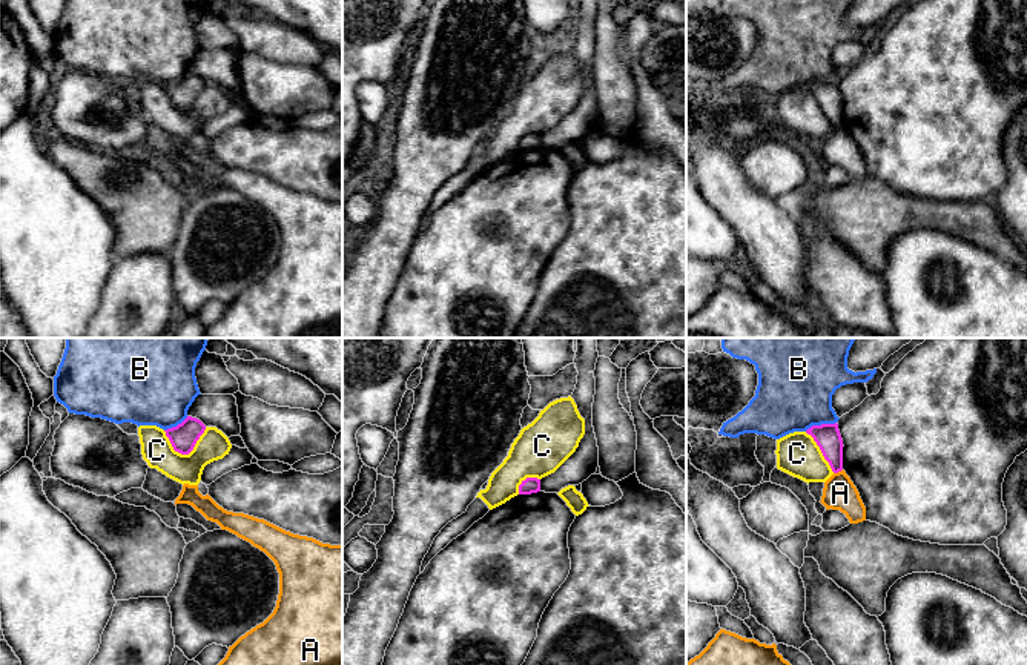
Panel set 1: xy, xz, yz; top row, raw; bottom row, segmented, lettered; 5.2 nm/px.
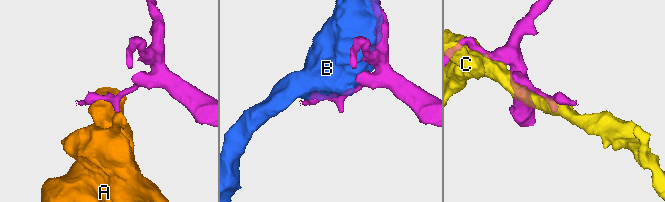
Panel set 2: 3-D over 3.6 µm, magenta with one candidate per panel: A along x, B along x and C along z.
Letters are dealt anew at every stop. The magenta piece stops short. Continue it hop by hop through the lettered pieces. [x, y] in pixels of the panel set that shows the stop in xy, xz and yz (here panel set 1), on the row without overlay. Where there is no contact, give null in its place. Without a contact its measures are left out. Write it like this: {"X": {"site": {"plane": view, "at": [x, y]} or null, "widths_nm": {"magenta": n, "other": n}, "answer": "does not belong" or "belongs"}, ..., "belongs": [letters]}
{"A": {"site": {"plane": "yz", "at": [837, 128]}, "widths_nm": {"magenta": 140, "other": 170}, "answer": "does not belong"}, "B": {"site": {"plane": "yz", "at": [822, 80]}, "widths_nm": {"magenta": 140, "other": 400}, "answer": "does not belong"}, "C": {"site": {"plane": "xy", "at": [184, 109]}, "widths_nm": {"magenta": 140, "other": 160}, "answer": "does not belong"}, "belongs": []}

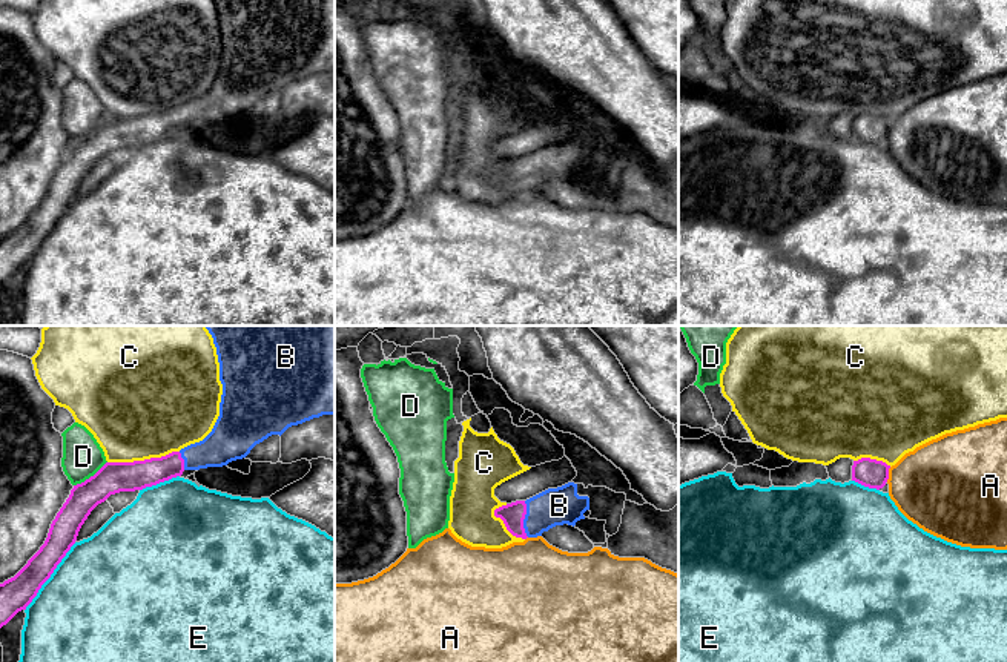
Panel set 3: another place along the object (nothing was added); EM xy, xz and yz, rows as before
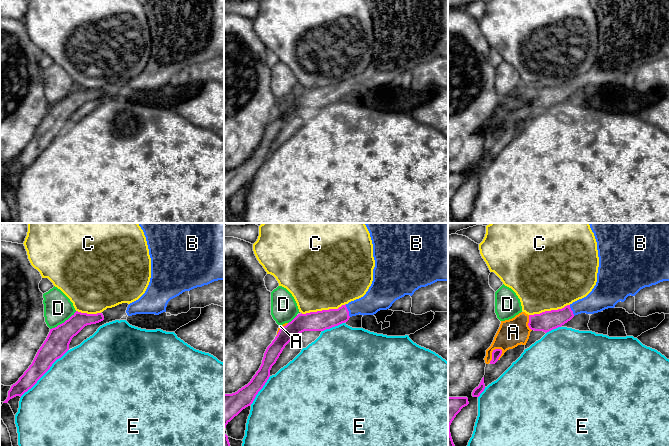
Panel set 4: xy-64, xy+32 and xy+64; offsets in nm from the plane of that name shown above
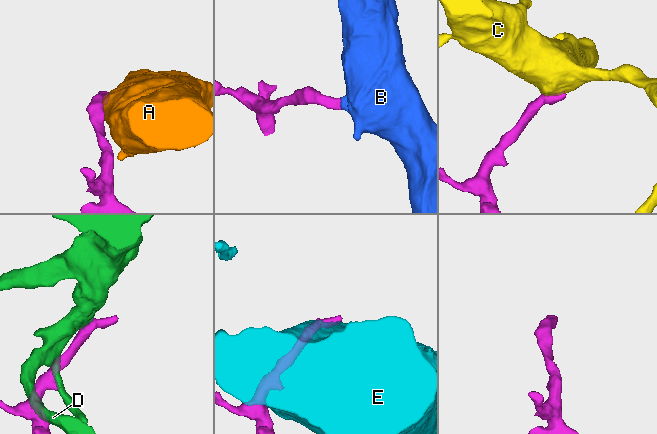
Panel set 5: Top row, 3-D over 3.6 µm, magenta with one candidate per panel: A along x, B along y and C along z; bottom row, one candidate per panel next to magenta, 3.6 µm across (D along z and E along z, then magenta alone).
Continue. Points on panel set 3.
{"A": {"site": {"plane": "yz", "at": [888, 131]}, "widths_nm": {"magenta": 150, "other": 440}, "answer": "does not belong"}, "B": {"site": {"plane": "xz", "at": [524, 174]}, "widths_nm": {"magenta": 120, "other": 190}, "answer": "belongs"}, "C": {"site": {"plane": "xy", "at": [145, 115]}, "widths_nm": {"magenta": 160, "other": 500}, "answer": "does not belong"}, "D": {"site": {"plane": "xy", "at": [91, 132]}, "widths_nm": {"magenta": 160, "other": 200}, "answer": "does not belong"}, "E": {"site": {"plane": "xy", "at": [49, 232]}, "widths_nm": {"magenta": 170, "other": 500}, "answer": "does not belong"}, "belongs": ["B"]}

